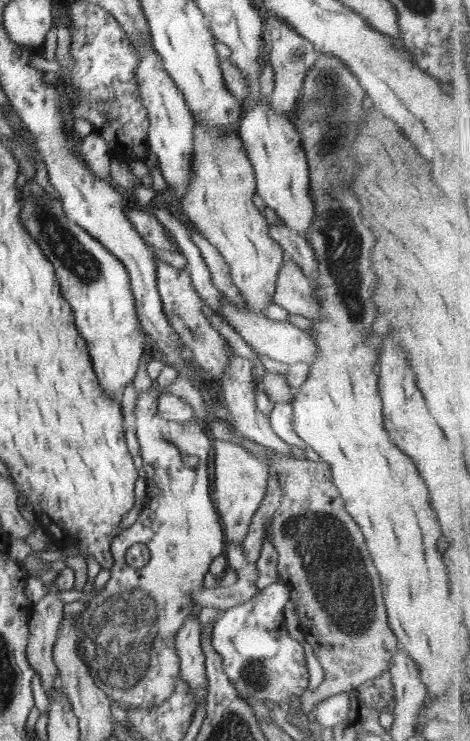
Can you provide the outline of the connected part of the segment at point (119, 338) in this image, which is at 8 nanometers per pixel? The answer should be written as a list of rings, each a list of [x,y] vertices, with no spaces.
[[[19,173],[17,187],[23,204],[19,214],[23,222],[22,226],[24,226],[28,236],[32,236],[36,240],[46,258],[54,265],[62,296],[72,307],[76,328],[89,348],[88,352],[99,385],[107,396],[121,402],[124,389],[134,381],[136,371],[138,371],[141,360],[145,356],[146,348],[150,343],[136,314],[135,298],[131,291],[128,271],[118,260],[118,257],[108,252],[102,243],[76,225],[73,220],[68,220],[61,201],[52,199],[34,180],[28,181],[23,174]]]

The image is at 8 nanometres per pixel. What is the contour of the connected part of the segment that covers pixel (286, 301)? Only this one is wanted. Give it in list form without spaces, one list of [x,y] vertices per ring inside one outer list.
[[[284,257],[279,268],[273,302],[290,314],[300,314],[314,321],[321,317],[321,306],[311,283],[301,268],[288,257]]]

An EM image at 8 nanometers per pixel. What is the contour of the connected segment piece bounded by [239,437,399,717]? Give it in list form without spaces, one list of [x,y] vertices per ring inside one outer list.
[[[242,437],[241,440],[240,446],[247,448],[258,460],[269,462],[269,472],[277,476],[282,489],[280,506],[265,528],[278,553],[279,587],[290,590],[290,600],[295,603],[296,615],[300,618],[299,629],[324,670],[321,684],[313,690],[306,689],[300,696],[302,708],[298,714],[309,717],[318,702],[338,693],[355,690],[360,684],[388,671],[399,649],[398,642],[388,625],[380,574],[370,556],[360,526],[346,512],[328,463],[281,455],[249,438]]]

